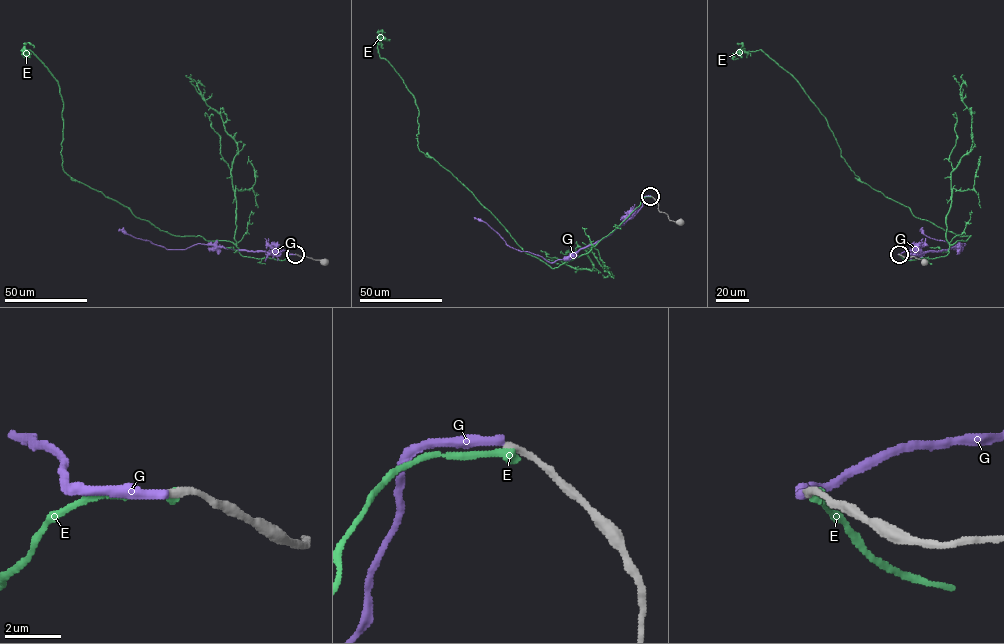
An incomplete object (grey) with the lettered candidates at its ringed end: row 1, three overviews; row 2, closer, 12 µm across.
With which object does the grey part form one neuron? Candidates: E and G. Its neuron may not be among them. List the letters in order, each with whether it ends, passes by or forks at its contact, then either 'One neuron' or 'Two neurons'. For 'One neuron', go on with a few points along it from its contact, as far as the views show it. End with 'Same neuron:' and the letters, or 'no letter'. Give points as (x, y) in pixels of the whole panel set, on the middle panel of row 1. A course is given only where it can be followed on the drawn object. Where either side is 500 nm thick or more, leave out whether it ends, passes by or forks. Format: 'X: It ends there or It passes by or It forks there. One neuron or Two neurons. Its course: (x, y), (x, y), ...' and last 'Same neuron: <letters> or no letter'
E: It ends there. One neuron. Its course: (651, 196), (587, 253), (557, 267), (527, 254), (456, 178), (419, 150), (419, 110), (380, 56), (382, 35)
G: It ends there. Two neurons
Same neuron: E

